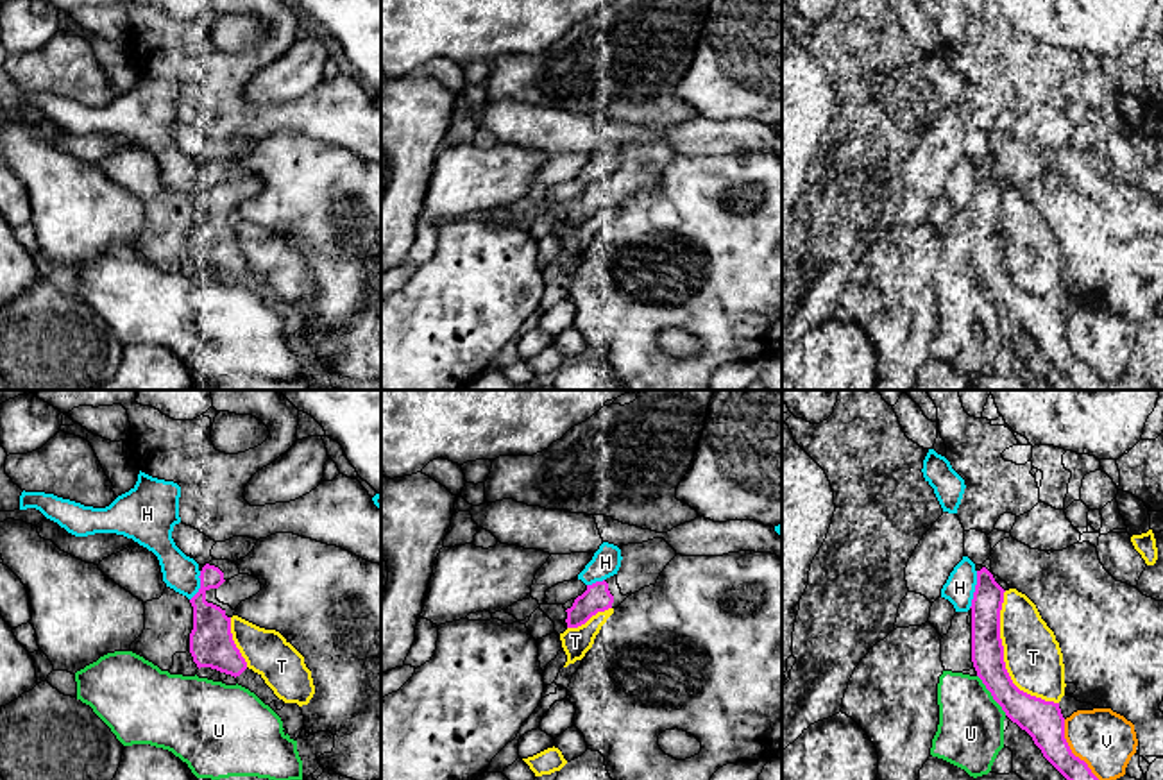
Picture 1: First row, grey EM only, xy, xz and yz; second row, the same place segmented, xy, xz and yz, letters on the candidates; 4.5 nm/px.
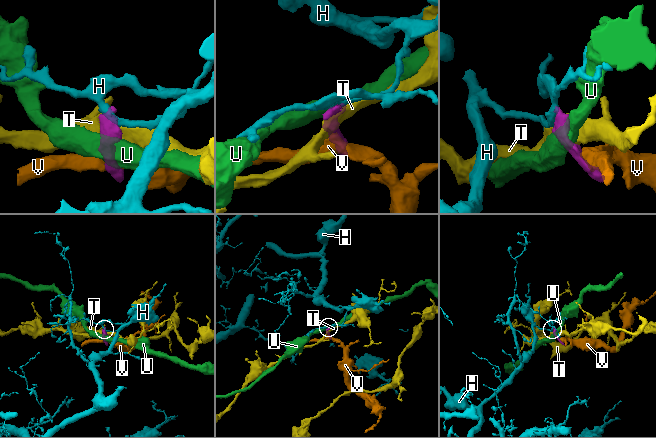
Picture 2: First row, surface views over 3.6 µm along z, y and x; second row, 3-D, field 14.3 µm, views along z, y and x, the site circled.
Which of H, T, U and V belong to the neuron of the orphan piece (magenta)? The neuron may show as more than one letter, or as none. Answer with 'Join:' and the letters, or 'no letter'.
Join: no letter

